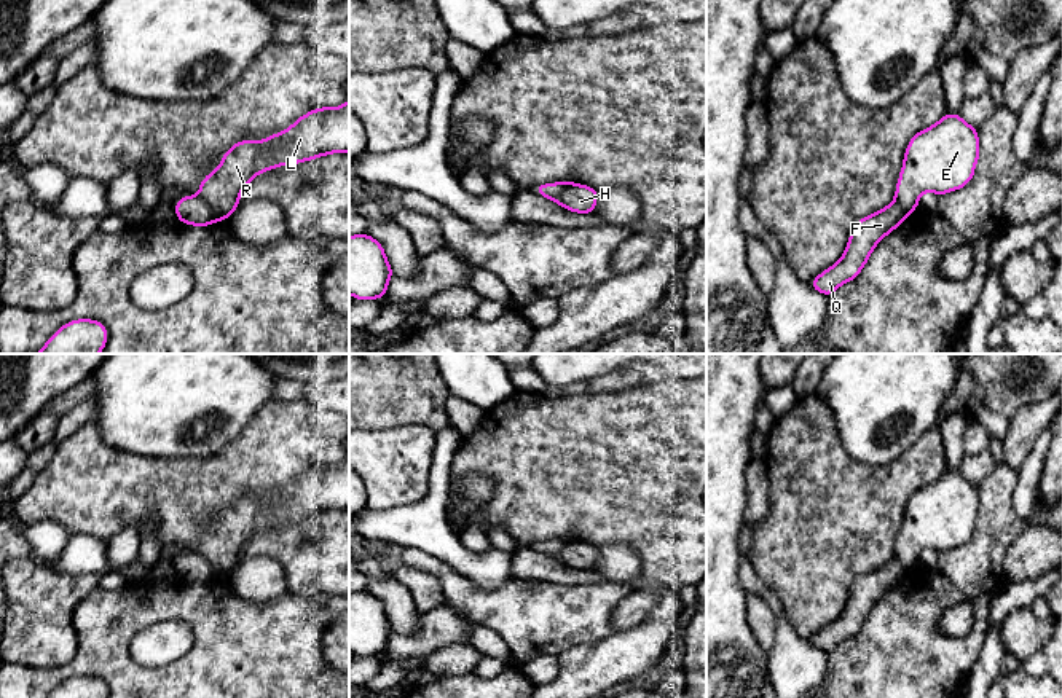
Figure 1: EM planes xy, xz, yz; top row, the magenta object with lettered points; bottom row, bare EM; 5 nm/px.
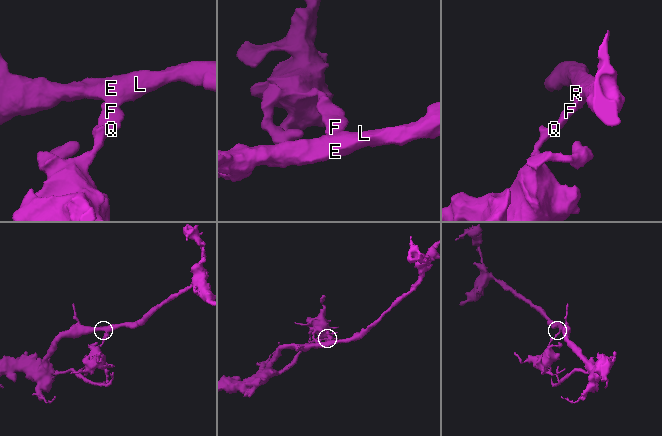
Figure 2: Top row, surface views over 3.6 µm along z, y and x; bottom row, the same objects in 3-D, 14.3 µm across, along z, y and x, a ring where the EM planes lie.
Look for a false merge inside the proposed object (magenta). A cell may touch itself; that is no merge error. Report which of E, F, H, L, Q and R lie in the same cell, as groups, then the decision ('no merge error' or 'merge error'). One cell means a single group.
groups E H L R / F Q; merge error

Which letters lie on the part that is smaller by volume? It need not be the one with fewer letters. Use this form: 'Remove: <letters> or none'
Remove: F, Q

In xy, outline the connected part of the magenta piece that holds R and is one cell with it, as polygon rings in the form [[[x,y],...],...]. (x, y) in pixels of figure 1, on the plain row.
[[[349,457],[336,465],[314,465],[266,497],[234,500],[220,523],[204,534],[198,555],[226,575],[255,532],[330,510],[349,510]]]

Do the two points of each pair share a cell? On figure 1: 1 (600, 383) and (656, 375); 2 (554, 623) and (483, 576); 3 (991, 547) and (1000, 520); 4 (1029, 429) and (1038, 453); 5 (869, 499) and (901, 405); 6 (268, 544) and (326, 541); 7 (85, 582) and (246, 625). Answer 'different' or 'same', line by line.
1: same
2: different
3: same
4: different
5: different
6: same
7: different

